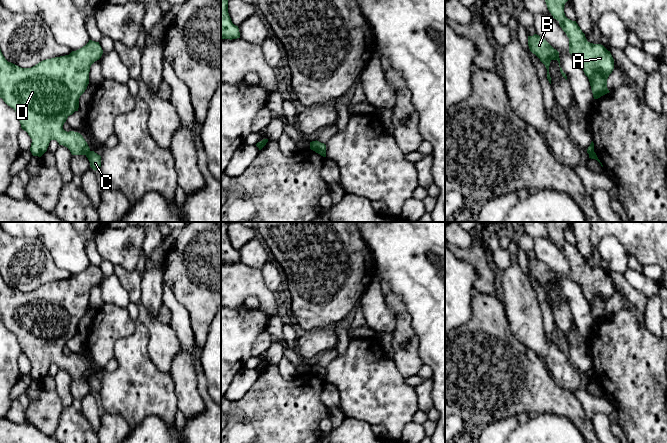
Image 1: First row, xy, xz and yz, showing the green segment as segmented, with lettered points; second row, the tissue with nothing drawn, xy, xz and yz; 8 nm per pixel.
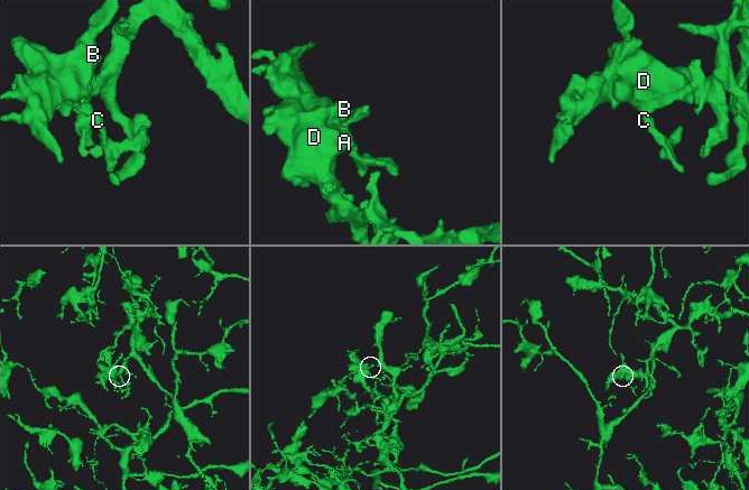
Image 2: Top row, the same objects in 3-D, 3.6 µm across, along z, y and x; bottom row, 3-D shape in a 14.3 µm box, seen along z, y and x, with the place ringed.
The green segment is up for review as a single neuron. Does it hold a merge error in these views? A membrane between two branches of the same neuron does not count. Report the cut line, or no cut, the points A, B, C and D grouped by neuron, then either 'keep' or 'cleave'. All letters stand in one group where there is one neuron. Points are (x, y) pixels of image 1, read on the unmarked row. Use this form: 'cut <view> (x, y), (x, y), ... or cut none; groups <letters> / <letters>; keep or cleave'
cut xy (89, 374), (85, 378); groups A B D / C; cleave

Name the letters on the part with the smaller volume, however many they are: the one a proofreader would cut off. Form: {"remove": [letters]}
{"remove": ["C"]}

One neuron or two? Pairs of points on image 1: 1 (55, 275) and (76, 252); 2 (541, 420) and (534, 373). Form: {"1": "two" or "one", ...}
{"1": "two", "2": "two"}

